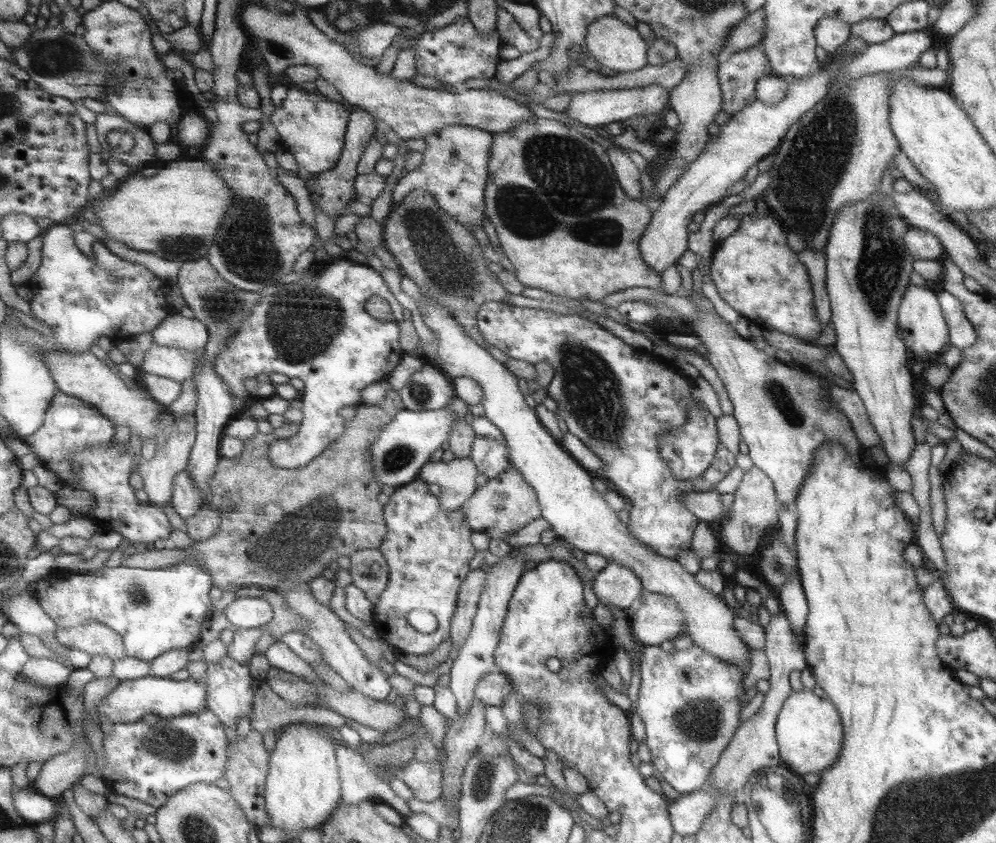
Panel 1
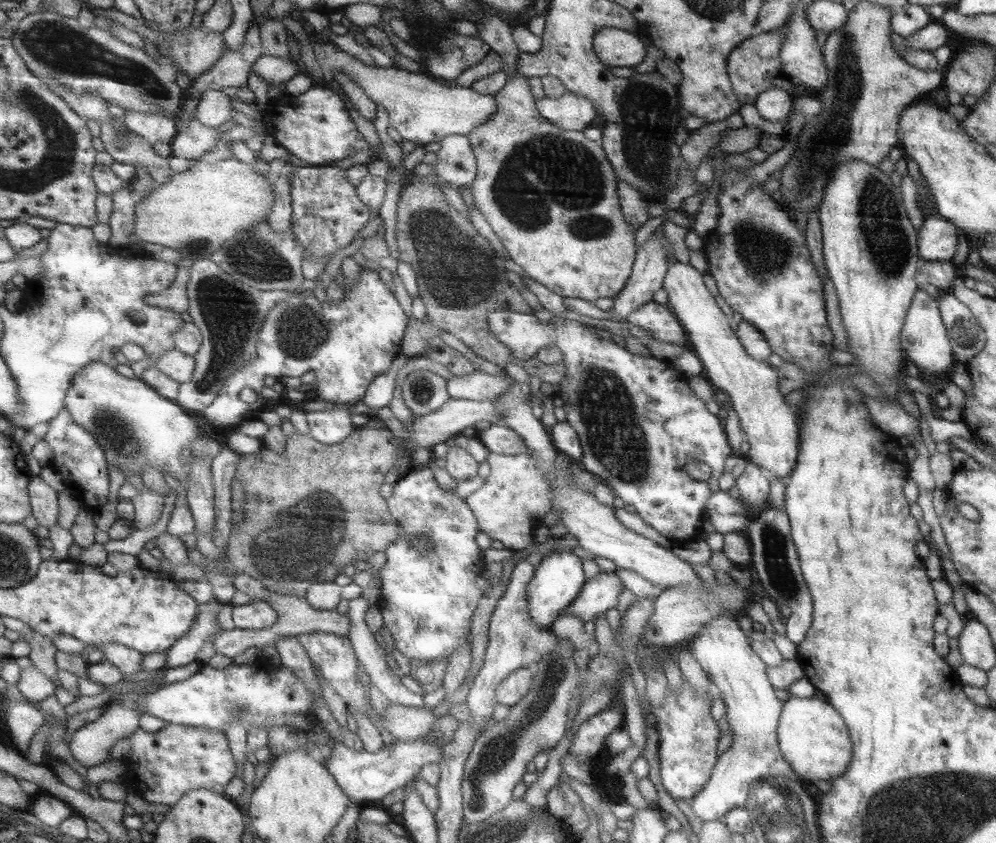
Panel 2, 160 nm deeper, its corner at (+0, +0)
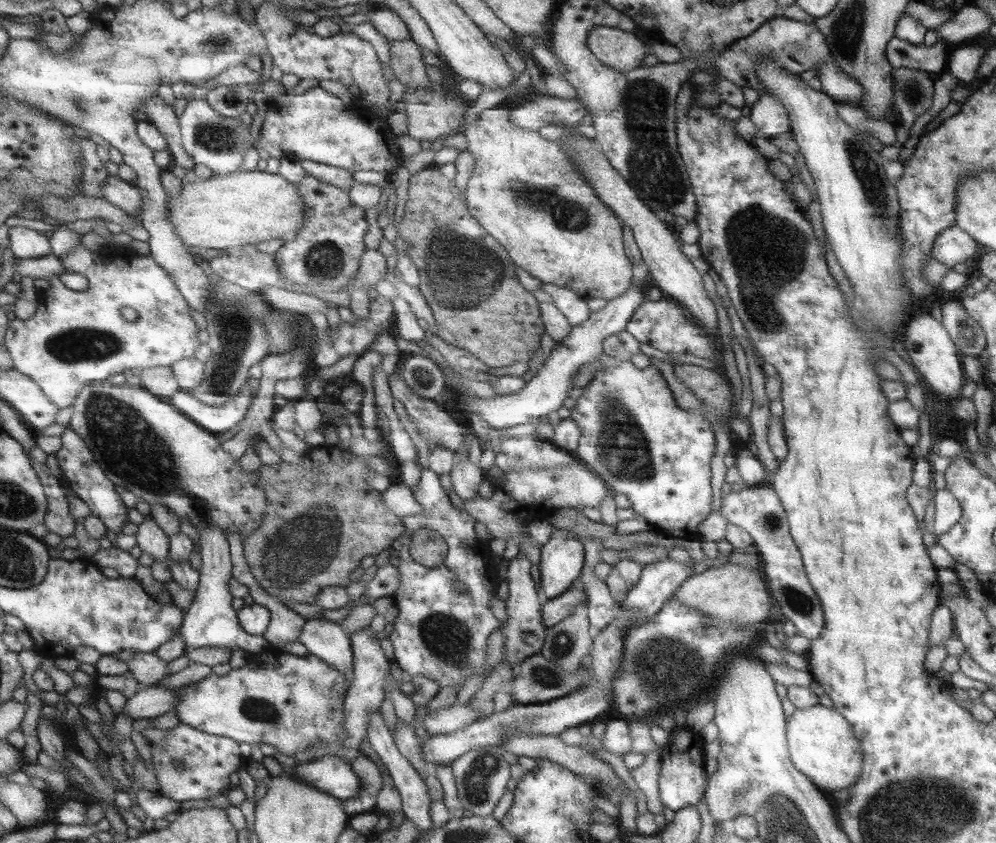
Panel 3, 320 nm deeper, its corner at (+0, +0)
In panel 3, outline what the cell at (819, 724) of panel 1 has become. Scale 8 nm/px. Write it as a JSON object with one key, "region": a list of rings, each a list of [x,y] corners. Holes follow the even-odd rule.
{"region":[[[816,704],[807,710],[794,709],[791,717],[786,718],[786,741],[789,751],[790,761],[793,766],[802,772],[818,789],[825,790],[843,790],[847,786],[853,785],[861,774],[862,767],[862,748],[860,742],[851,730],[849,722],[841,717],[841,714],[834,708],[827,708]]]}

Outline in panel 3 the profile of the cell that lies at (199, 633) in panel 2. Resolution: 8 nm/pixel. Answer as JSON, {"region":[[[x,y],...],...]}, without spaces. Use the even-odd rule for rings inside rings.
{"region":[[[208,522],[197,534],[202,565],[199,571],[195,598],[193,598],[189,609],[183,613],[181,622],[180,634],[185,650],[210,647],[229,650],[240,649],[245,653],[259,654],[263,650],[269,649],[267,640],[247,634],[245,630],[239,627],[236,612],[231,608],[232,597],[227,583],[232,578],[232,564],[226,536]]]}

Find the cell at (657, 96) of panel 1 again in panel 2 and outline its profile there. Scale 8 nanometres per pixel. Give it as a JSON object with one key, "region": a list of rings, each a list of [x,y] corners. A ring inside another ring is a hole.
{"region":[[[566,92],[560,98],[545,98],[535,101],[535,109],[545,121],[563,130],[582,132],[590,127],[590,122],[597,116],[591,100],[585,96]]]}

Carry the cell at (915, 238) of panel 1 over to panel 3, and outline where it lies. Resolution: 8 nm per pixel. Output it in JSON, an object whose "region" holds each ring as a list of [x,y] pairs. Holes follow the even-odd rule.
{"region":[[[954,224],[939,233],[931,245],[932,258],[951,268],[977,256],[978,243],[963,231]]]}

